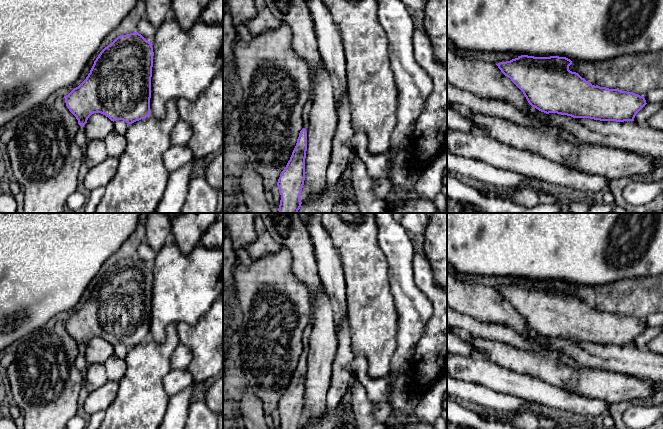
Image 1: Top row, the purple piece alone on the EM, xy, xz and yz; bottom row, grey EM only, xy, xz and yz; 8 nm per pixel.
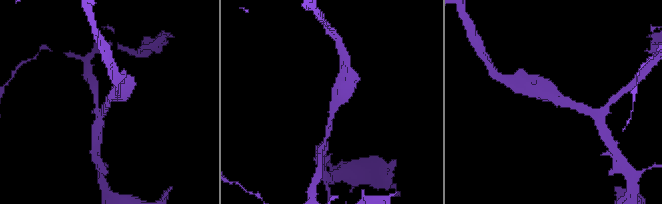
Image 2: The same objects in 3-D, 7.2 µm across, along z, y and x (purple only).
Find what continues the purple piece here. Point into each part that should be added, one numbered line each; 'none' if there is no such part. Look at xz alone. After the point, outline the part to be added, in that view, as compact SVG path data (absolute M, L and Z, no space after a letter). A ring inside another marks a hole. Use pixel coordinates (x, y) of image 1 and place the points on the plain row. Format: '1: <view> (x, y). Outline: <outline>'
1: xz (307, 332). Outline: M308 324L302 333L302 346L303 346L302 353L305 352L306 355L308 355L310 349L309 343L311 334L312 334L312 325Z

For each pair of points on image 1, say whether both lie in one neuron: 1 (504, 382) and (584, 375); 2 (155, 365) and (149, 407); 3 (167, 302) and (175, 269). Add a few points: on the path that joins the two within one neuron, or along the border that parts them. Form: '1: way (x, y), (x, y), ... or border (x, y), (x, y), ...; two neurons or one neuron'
1: border (518, 373), (536, 376), (562, 388); two neurons
2: way (149, 375), (149, 397); one neuron
3: way (174, 294), (175, 277); one neuron

